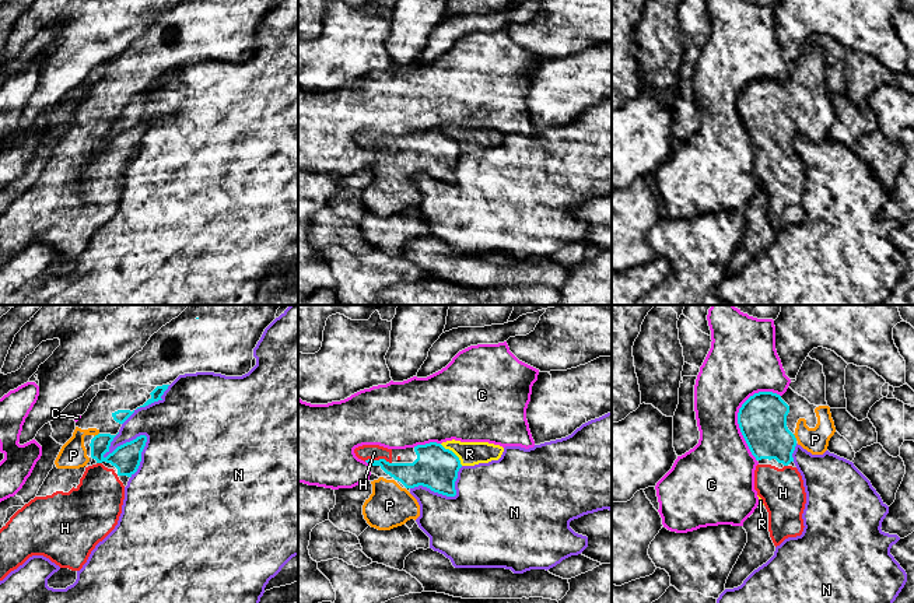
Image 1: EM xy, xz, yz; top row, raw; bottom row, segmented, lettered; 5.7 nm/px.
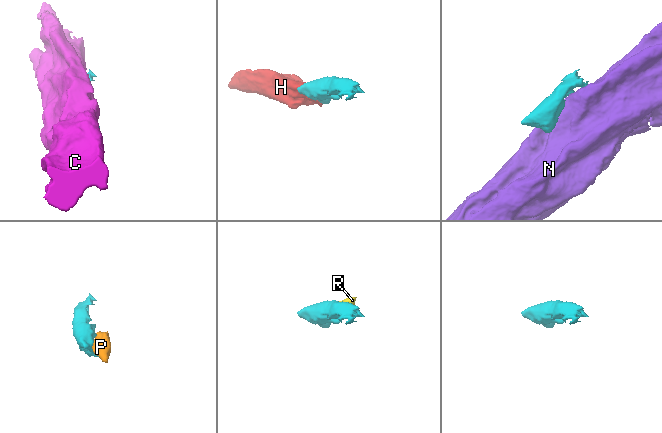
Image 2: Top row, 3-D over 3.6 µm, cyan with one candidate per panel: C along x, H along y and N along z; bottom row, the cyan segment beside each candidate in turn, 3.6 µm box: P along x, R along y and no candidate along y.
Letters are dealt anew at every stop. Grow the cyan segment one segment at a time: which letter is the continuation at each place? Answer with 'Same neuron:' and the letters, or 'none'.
Same neuron: H, P

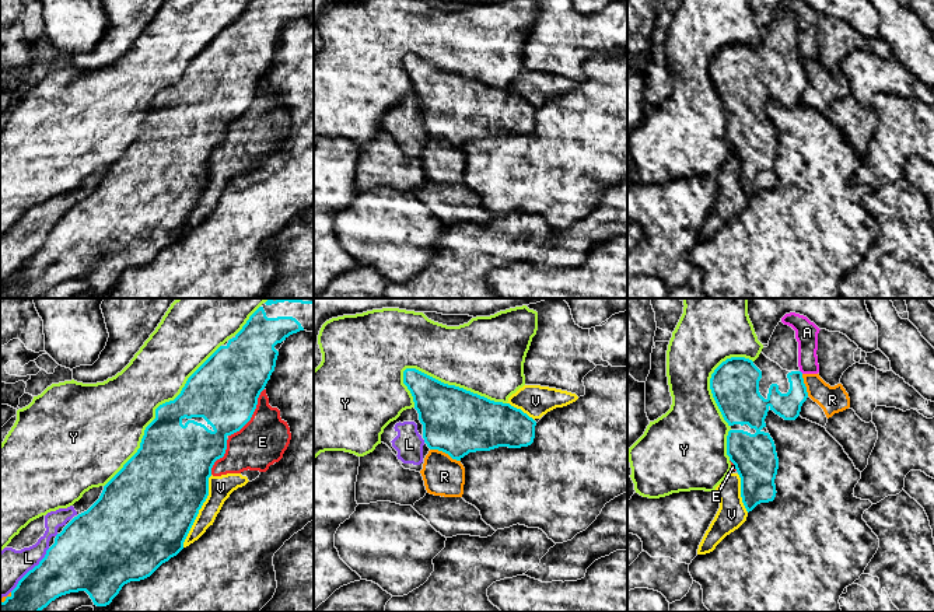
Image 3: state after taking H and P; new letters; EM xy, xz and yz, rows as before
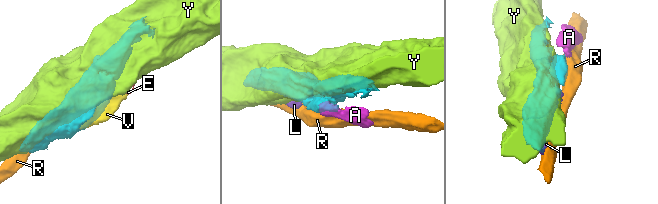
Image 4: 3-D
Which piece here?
Same neuron: none

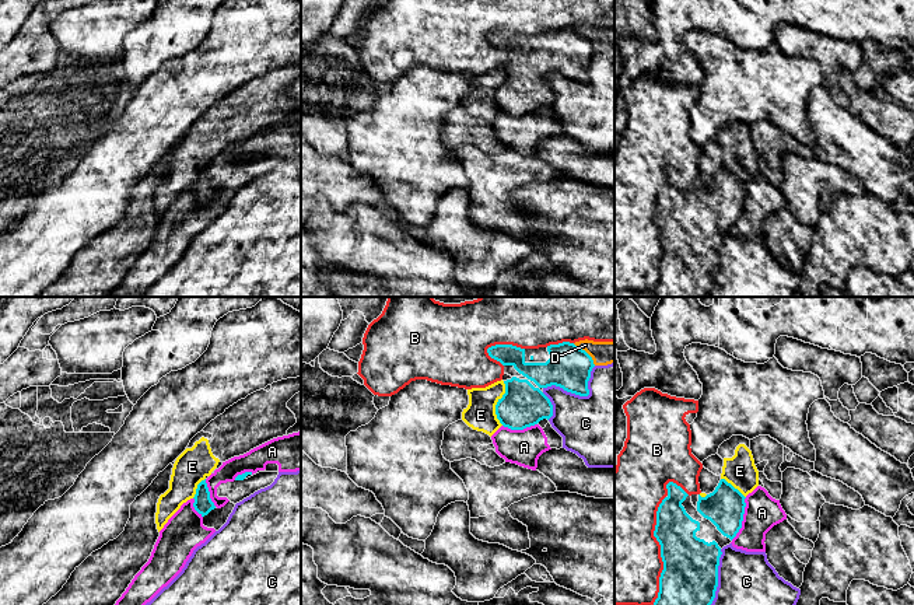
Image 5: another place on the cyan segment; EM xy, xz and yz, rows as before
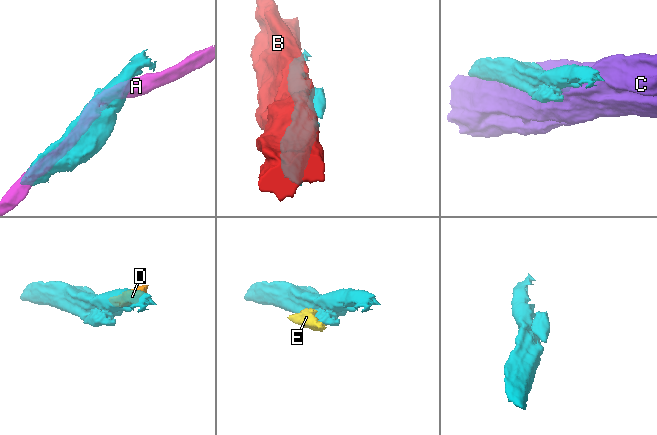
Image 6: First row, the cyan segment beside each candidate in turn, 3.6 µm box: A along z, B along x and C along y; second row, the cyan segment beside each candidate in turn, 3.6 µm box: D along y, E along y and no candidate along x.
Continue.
Same neuron: none

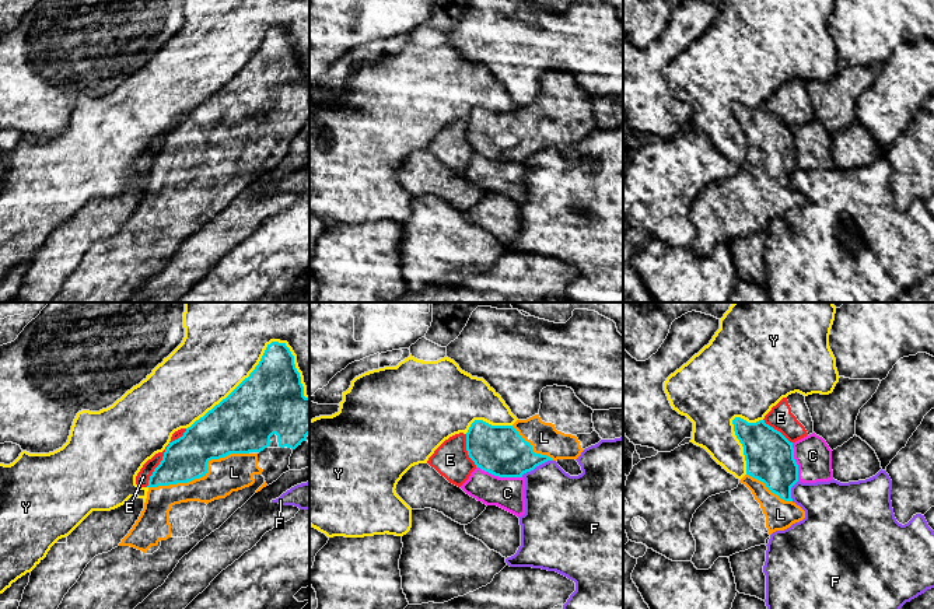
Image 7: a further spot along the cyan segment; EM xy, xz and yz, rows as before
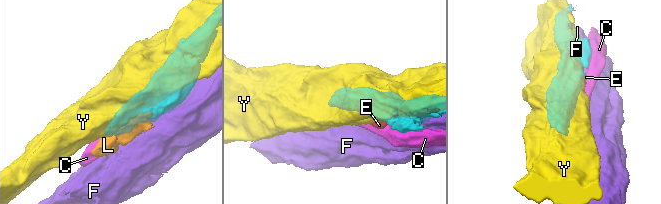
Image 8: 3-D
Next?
Same neuron: L

